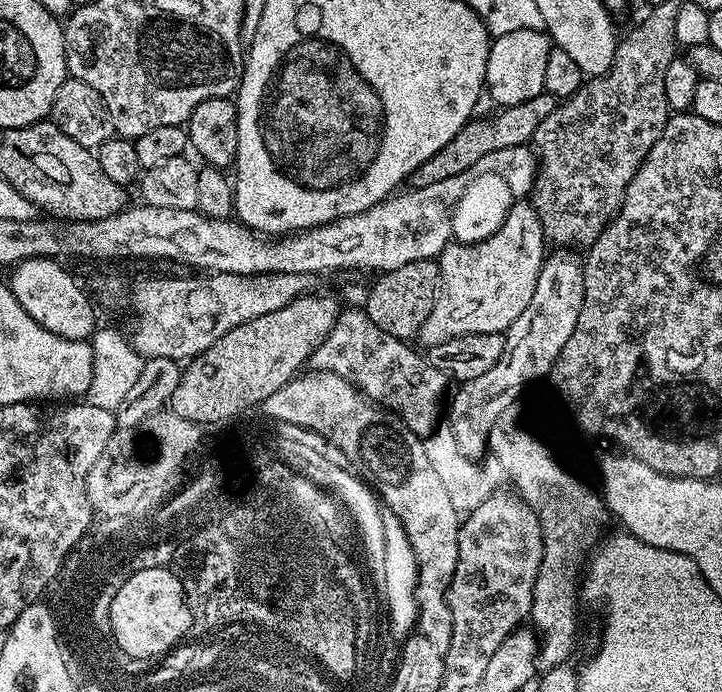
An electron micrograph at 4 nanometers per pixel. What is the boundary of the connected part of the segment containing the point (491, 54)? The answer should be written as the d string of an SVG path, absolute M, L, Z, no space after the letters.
M538 28L513 30L511 34L502 34L489 43L484 83L487 95L492 95L496 106L518 106L544 91L546 58L550 58L552 47L548 33Z

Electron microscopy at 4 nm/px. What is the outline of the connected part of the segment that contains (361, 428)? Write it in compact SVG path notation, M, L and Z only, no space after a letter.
M308 370L293 376L286 386L282 386L282 390L274 390L270 398L262 401L262 408L268 415L265 417L281 425L293 429L313 428L329 436L333 446L354 469L355 475L376 493L383 507L385 504L392 511L391 515L404 528L416 559L419 635L430 638L430 642L441 650L447 648L452 637L448 591L458 566L458 534L462 516L425 445L404 427L393 412L372 403L346 378L333 372Z

